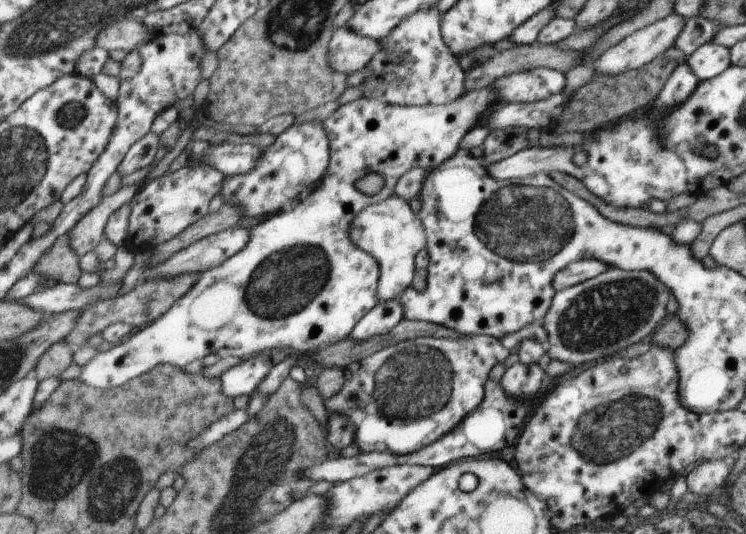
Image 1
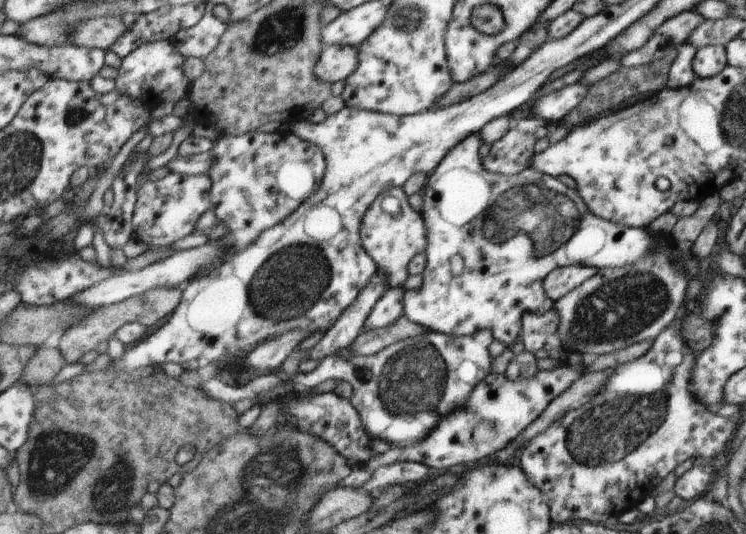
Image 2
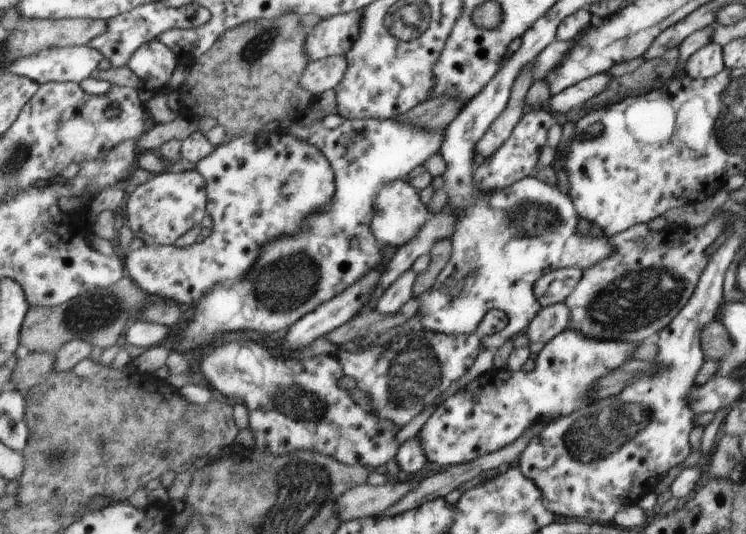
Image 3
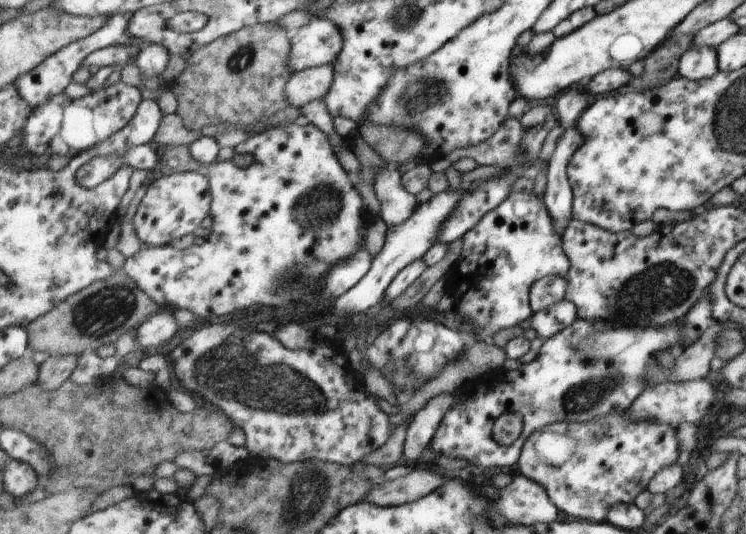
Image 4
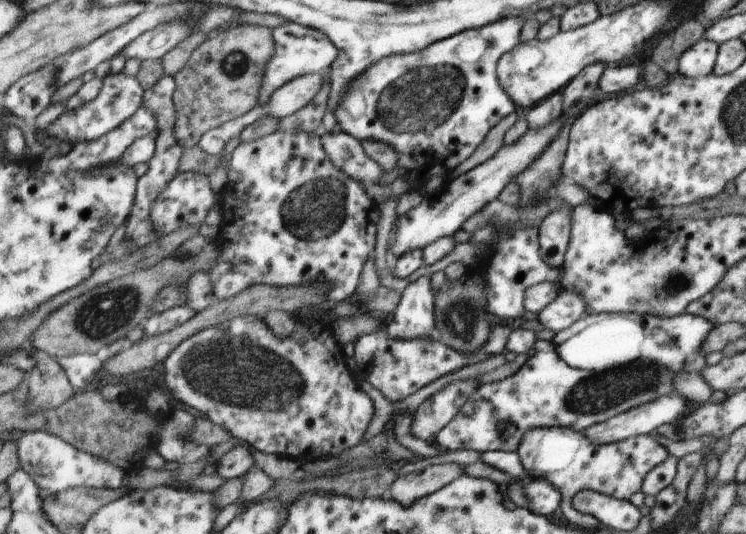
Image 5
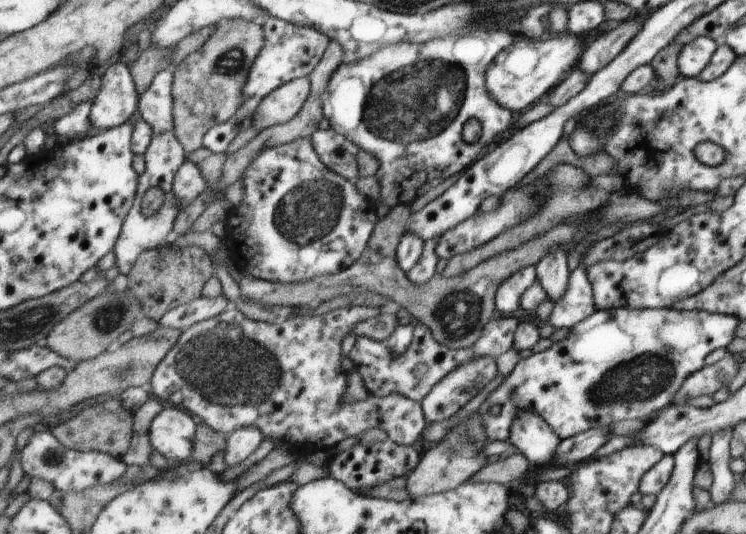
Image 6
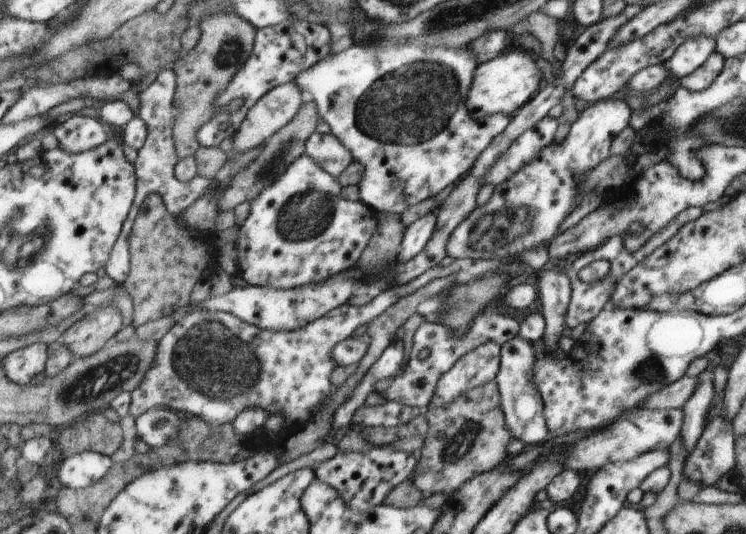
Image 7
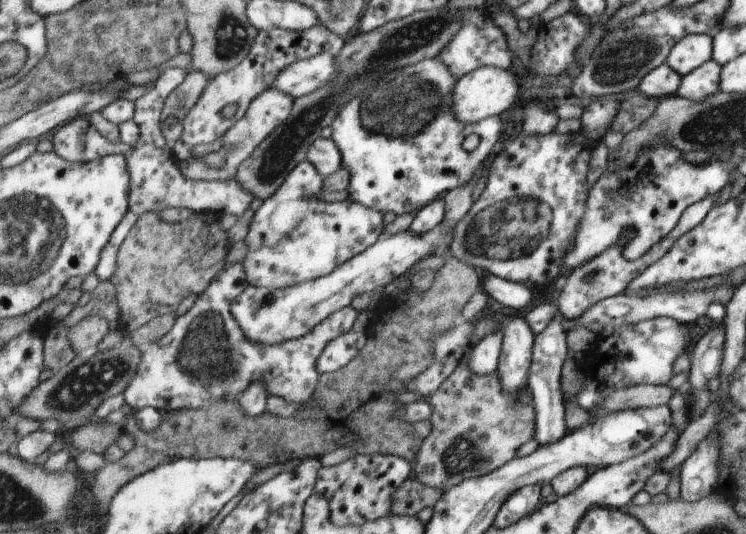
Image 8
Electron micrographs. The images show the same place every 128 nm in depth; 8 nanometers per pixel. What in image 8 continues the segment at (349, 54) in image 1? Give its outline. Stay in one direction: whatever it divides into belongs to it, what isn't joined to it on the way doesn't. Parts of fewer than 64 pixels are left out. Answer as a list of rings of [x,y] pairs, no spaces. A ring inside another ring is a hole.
[[[268,89],[264,94],[261,94],[252,102],[250,110],[246,113],[246,116],[225,135],[224,150],[227,154],[228,164],[226,168],[215,169],[208,167],[200,159],[194,157],[186,162],[190,162],[190,166],[186,166],[185,163],[180,170],[182,174],[188,178],[188,180],[230,180],[239,174],[240,167],[256,150],[260,144],[262,144],[267,138],[270,138],[276,130],[278,125],[282,124],[290,116],[292,110],[292,104],[294,104],[293,98],[288,98],[288,94],[280,92],[276,89]]]

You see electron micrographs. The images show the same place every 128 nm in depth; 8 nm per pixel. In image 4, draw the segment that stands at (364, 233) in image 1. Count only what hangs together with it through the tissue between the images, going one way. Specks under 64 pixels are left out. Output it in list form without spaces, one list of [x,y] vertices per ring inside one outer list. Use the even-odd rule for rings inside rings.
[[[391,163],[380,168],[374,178],[374,190],[380,202],[379,216],[387,226],[398,226],[409,220],[419,202],[404,186],[397,166]]]

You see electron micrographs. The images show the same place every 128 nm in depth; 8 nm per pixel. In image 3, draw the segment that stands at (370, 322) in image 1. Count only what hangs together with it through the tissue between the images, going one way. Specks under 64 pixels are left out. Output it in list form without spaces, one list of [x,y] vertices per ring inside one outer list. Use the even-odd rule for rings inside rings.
[[[406,270],[402,276],[398,276],[382,292],[382,296],[377,300],[377,310],[382,314],[396,314],[412,296],[413,284],[416,280],[416,272],[414,270]]]

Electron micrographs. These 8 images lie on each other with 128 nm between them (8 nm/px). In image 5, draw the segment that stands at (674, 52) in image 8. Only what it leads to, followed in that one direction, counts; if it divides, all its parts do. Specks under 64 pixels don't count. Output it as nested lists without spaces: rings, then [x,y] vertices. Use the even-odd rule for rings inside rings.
[[[700,39],[682,55],[682,74],[692,79],[709,75],[716,66],[718,50],[720,46],[714,40]]]

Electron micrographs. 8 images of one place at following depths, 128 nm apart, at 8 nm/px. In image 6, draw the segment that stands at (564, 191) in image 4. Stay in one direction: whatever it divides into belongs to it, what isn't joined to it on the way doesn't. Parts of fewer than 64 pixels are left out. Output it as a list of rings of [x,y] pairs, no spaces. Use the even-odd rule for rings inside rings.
[[[555,248],[535,266],[537,283],[546,289],[546,301],[552,301],[554,304],[566,294],[568,288],[571,272],[568,270],[566,258],[565,248]]]

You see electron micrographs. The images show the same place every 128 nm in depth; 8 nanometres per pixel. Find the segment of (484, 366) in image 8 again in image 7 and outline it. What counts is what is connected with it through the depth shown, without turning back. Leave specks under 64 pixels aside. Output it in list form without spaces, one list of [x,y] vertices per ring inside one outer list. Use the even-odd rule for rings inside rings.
[[[492,341],[467,352],[438,382],[429,406],[448,406],[472,388],[493,382],[501,365],[501,346]]]

